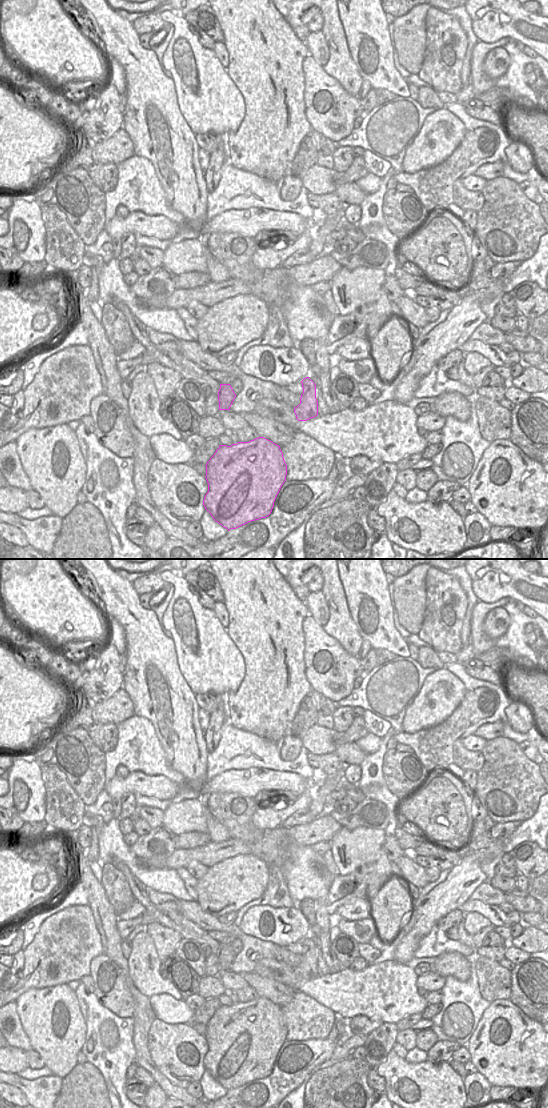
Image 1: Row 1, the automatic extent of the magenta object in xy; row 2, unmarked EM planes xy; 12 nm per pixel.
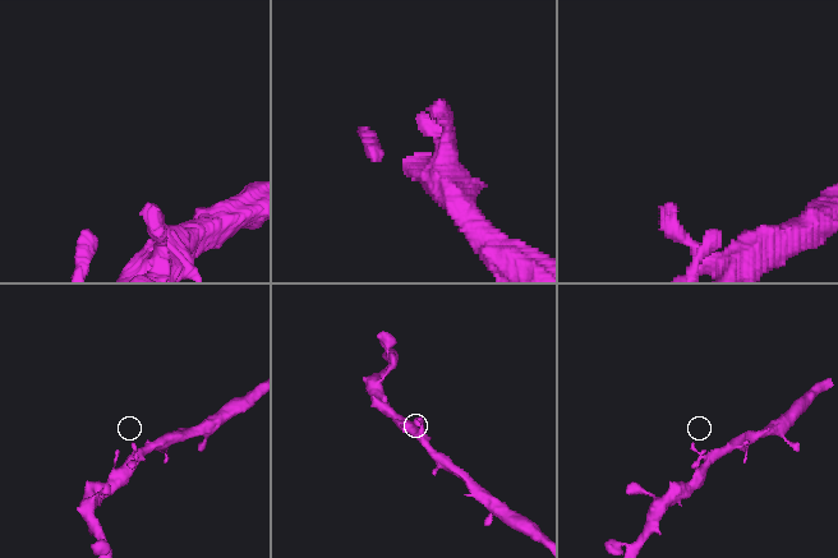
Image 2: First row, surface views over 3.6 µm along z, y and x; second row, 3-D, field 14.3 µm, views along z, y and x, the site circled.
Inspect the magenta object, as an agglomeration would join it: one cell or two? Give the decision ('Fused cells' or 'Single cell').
Single cell

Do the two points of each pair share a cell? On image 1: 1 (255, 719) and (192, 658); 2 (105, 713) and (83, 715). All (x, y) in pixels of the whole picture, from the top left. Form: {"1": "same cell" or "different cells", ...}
{"1": "different cells", "2": "different cells"}

